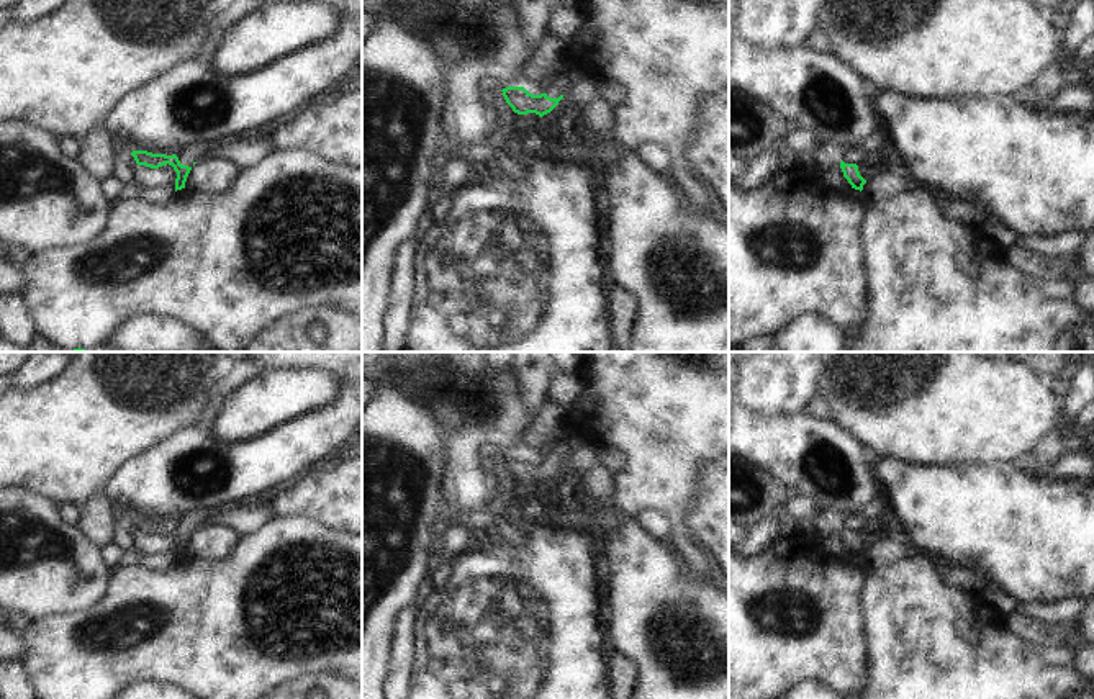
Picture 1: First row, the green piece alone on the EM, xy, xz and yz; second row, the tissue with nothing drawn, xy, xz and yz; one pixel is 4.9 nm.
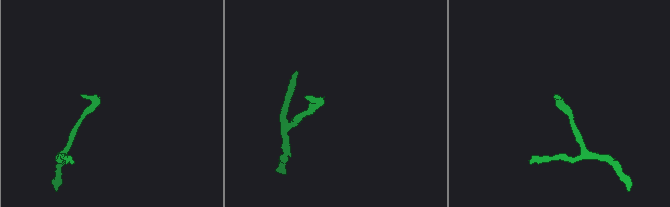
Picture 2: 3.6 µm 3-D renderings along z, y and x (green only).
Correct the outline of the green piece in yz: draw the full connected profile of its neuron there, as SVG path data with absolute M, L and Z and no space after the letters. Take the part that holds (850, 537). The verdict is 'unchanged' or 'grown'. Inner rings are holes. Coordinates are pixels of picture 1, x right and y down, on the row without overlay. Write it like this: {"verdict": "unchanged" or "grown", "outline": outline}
{"verdict": "grown", "outline": "M820 507L809 524L816 527L819 534L840 534L852 555L861 558L866 547L860 542L857 530L845 530L842 527L845 519L847 514Z"}

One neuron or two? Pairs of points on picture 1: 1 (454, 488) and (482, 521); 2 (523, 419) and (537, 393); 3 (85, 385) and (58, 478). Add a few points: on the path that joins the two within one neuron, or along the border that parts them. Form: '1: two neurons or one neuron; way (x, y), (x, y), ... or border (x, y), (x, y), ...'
1: two neurons; border (441, 490), (449, 503), (462, 509), (483, 511)
2: two neurons; border (515, 375), (519, 385), (519, 400), (536, 419)
3: one neuron; way (85, 408), (85, 419), (63, 442), (61, 455)

